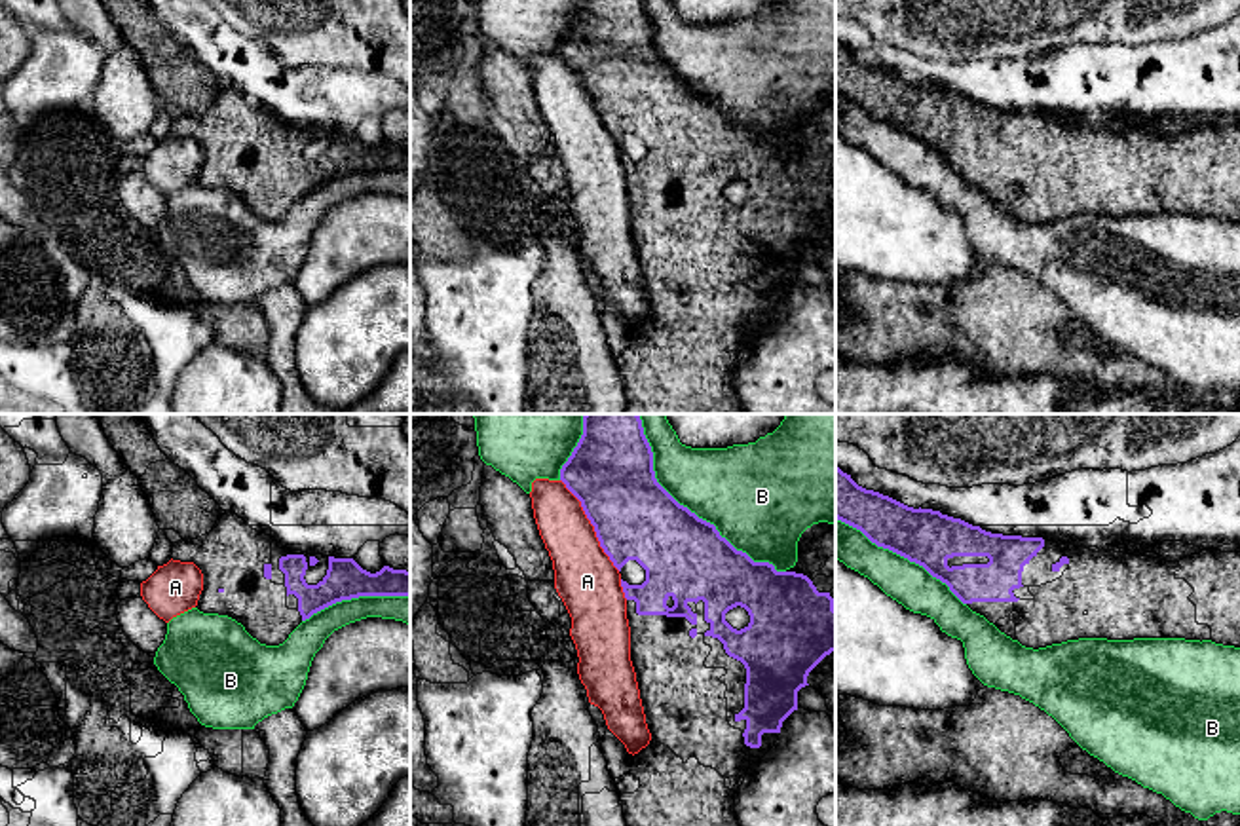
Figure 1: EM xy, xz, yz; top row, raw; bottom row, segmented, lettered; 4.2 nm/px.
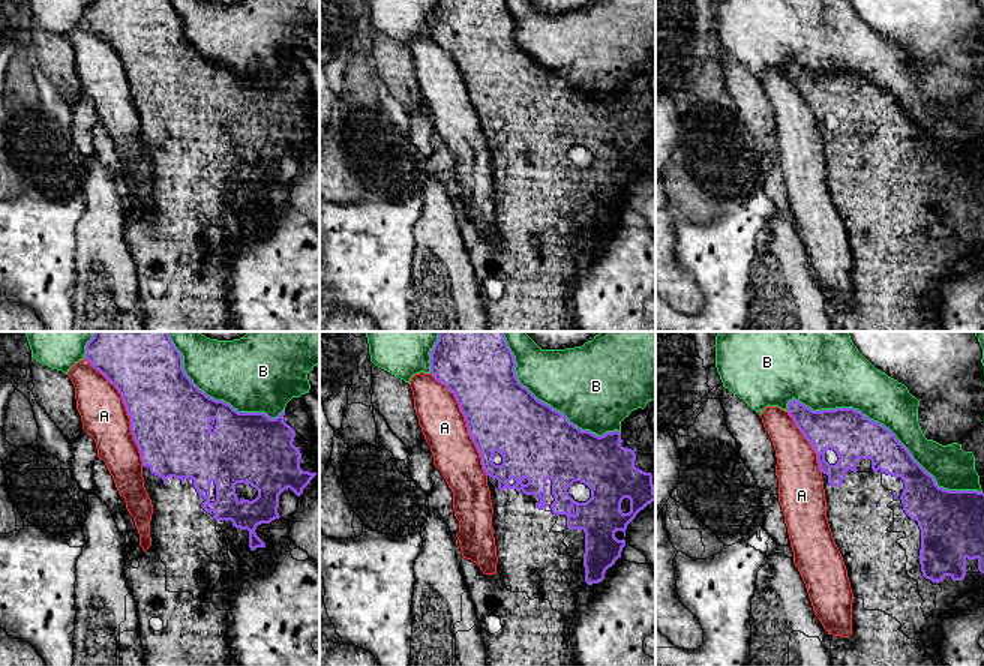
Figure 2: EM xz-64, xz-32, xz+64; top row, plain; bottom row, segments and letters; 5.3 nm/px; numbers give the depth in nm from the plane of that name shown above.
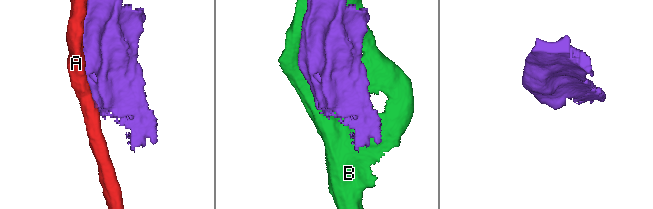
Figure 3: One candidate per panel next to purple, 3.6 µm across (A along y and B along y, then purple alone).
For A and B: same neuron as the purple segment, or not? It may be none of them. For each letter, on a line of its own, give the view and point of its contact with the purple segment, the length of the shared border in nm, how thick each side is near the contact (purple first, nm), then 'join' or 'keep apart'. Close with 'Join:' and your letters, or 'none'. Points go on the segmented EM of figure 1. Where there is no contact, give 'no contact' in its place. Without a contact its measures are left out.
A: meets purple in xz at (591, 523); contact 460 nm long; 360 nm thick on the purple side, 260 nm on the other; keep apart
B: meets purple in xz at (688, 509); contact 900 nm long; 360 nm thick on the purple side, 380 nm on the other; keep apart
Join: none

